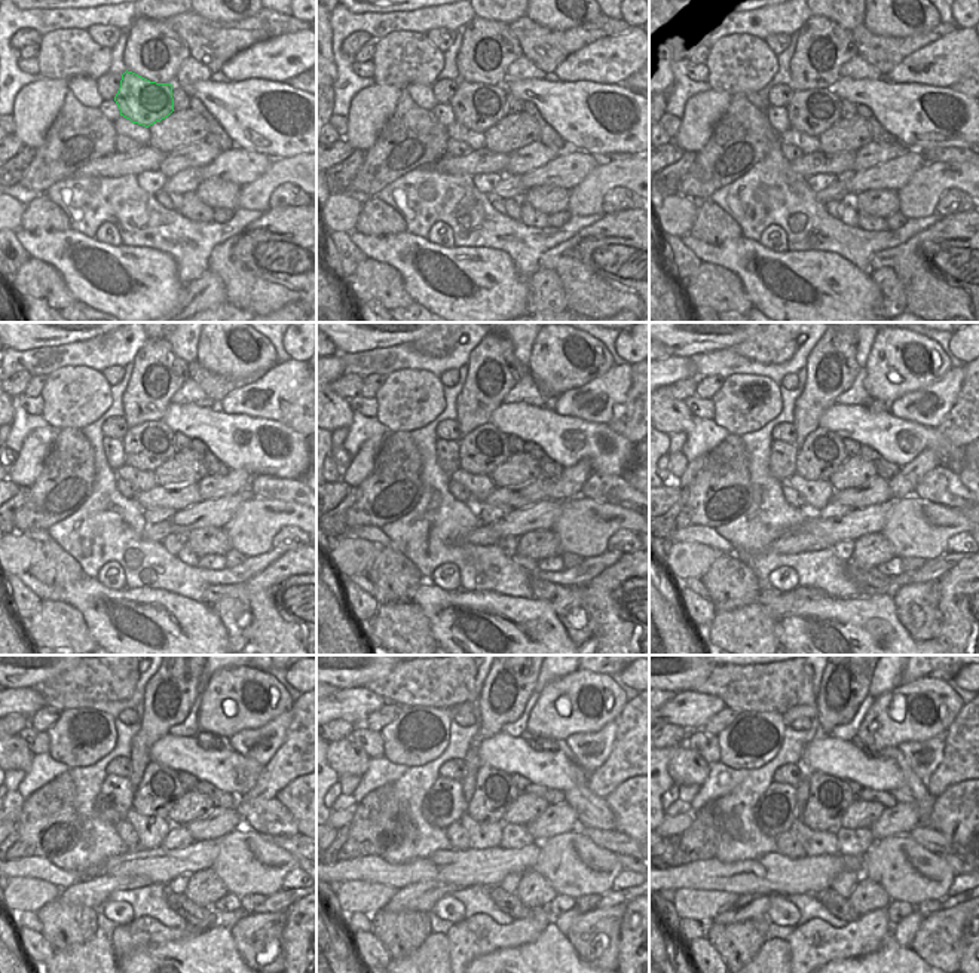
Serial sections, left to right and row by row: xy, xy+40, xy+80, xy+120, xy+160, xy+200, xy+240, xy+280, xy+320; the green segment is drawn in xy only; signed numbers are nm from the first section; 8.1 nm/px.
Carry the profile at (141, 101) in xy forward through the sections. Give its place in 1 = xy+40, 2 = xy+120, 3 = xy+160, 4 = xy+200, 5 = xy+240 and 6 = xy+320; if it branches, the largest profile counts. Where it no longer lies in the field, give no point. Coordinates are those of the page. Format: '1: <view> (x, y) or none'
1: xy+40 (476, 106)
2: xy+120 (147, 446)
3: xy+160 (485, 449)
4: xy+200 (822, 453)
5: xy+240 (159, 789)
6: xy+320 (828, 799)

